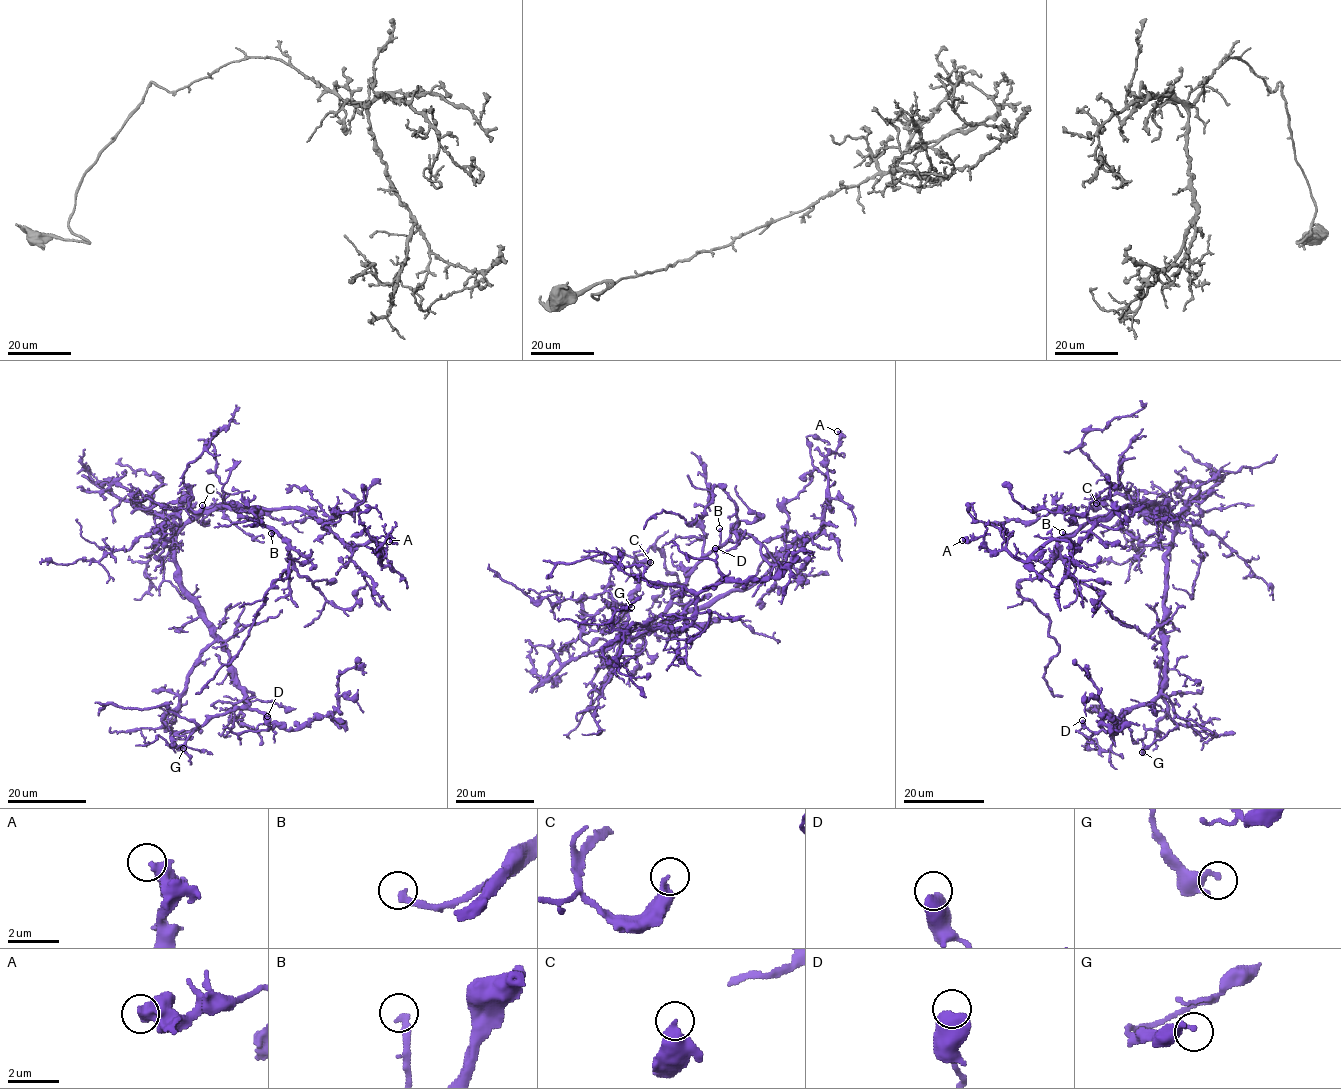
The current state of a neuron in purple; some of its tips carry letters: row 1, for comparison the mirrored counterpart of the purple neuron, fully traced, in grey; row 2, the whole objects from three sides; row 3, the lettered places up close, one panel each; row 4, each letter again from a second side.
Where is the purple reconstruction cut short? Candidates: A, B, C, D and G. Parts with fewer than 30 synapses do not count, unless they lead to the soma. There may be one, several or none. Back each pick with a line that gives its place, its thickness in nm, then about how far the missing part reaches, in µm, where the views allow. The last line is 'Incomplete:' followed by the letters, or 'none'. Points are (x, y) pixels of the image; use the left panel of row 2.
Incomplete: none

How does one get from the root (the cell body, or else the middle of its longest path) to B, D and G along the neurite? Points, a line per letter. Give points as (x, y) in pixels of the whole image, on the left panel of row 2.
B: (178, 532), (197, 514), (229, 506), (265, 525), (271, 533)
D: (178, 532), (174, 547), (177, 583), (223, 643), (248, 706), (276, 722), (273, 727), (267, 728), (267, 716)
G: (178, 532), (177, 583), (214, 638), (196, 662), (179, 704), (162, 719), (183, 748)

